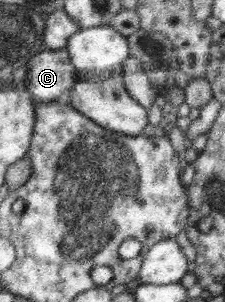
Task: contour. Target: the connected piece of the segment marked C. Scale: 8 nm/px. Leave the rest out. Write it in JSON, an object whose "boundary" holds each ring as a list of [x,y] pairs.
{"boundary":[[[66,47],[59,50],[45,49],[32,56],[27,62],[26,89],[37,103],[48,103],[55,100],[64,100],[67,92],[75,84],[73,73],[77,72],[71,65],[70,56]]]}

